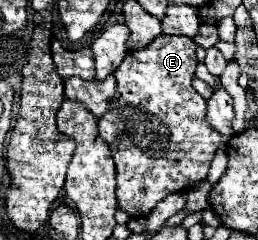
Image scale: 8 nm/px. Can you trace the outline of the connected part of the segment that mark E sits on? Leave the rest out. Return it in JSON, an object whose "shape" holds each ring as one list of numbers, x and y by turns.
{"shape":[[158,35,148,47,130,51,116,69,116,95,110,99,108,111,98,119,98,133,110,145,116,163,116,197,118,209,130,217,148,217,152,209,170,193,186,191,194,183,204,181,220,135,206,121,206,101,192,87,196,71,196,43,182,35]]}

